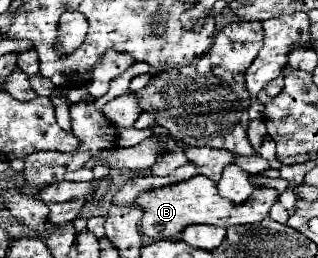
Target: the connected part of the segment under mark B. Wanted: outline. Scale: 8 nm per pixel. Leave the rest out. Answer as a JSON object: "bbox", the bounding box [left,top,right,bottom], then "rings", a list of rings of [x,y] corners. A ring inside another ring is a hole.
{"bbox":[135,177,277,239],"rings":[[[191,177],[181,183],[157,187],[151,191],[143,191],[137,195],[135,203],[143,209],[143,219],[141,219],[141,233],[151,237],[151,239],[173,239],[183,231],[183,227],[197,225],[197,223],[209,223],[209,225],[221,225],[221,227],[231,227],[231,225],[241,225],[241,223],[259,223],[265,219],[269,213],[271,205],[277,199],[275,189],[255,189],[253,195],[243,203],[243,205],[233,205],[231,201],[223,199],[217,193],[217,185],[203,177]]]}

